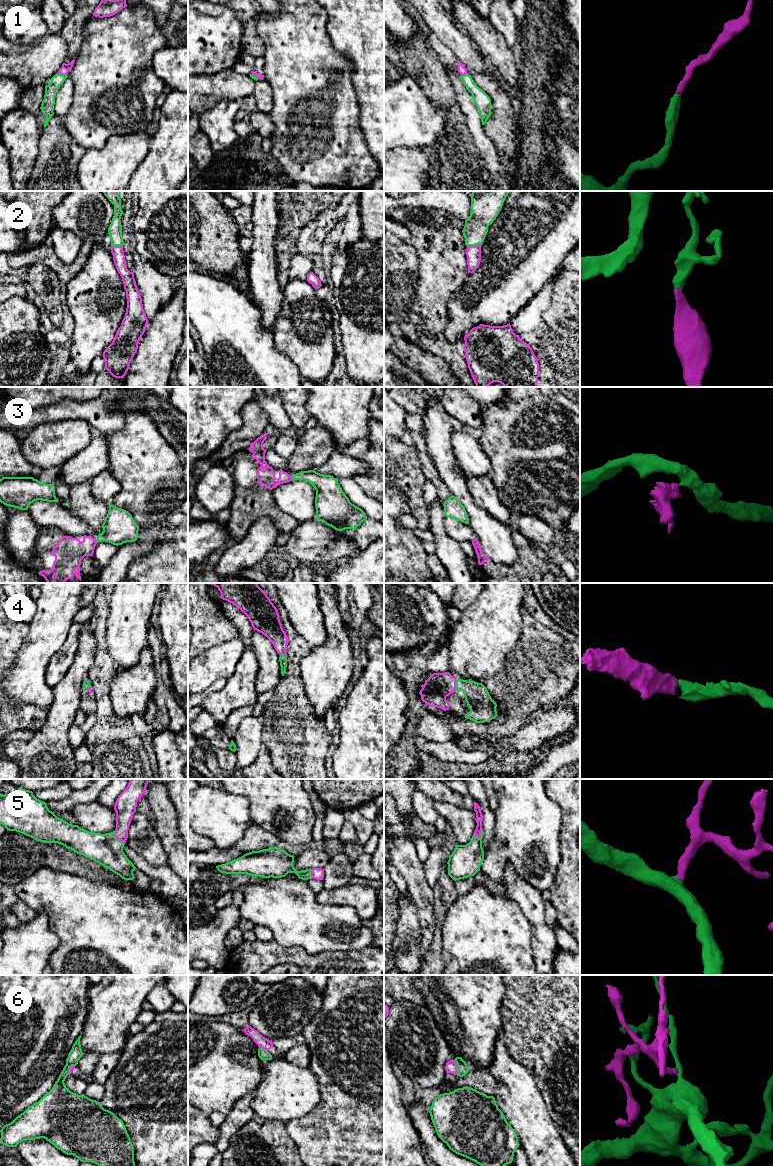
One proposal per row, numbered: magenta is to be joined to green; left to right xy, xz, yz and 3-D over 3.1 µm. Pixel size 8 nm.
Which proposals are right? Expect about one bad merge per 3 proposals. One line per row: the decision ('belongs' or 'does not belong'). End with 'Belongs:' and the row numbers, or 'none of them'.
1: belongs
2: belongs
3: does not belong
4: belongs
5: belongs
6: does not belong
Belongs: 1, 2, 4, 5

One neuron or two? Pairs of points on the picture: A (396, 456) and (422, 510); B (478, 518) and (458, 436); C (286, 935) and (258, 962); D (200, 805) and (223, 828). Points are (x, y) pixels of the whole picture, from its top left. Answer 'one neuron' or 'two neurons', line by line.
A: one neuron
B: two neurons
C: two neurons
D: one neuron

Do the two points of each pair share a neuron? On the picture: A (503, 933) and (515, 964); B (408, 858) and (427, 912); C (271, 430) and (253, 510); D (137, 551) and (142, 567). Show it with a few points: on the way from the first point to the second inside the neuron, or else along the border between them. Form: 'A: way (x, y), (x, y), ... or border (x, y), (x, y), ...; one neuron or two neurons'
A: way (503, 941), (503, 952), (507, 956); one neuron
B: way (412, 871), (424, 899); one neuron
C: way (256, 449), (254, 457), (254, 490); one neuron
D: border (159, 545), (141, 557), (134, 559), (126, 572); two neurons

